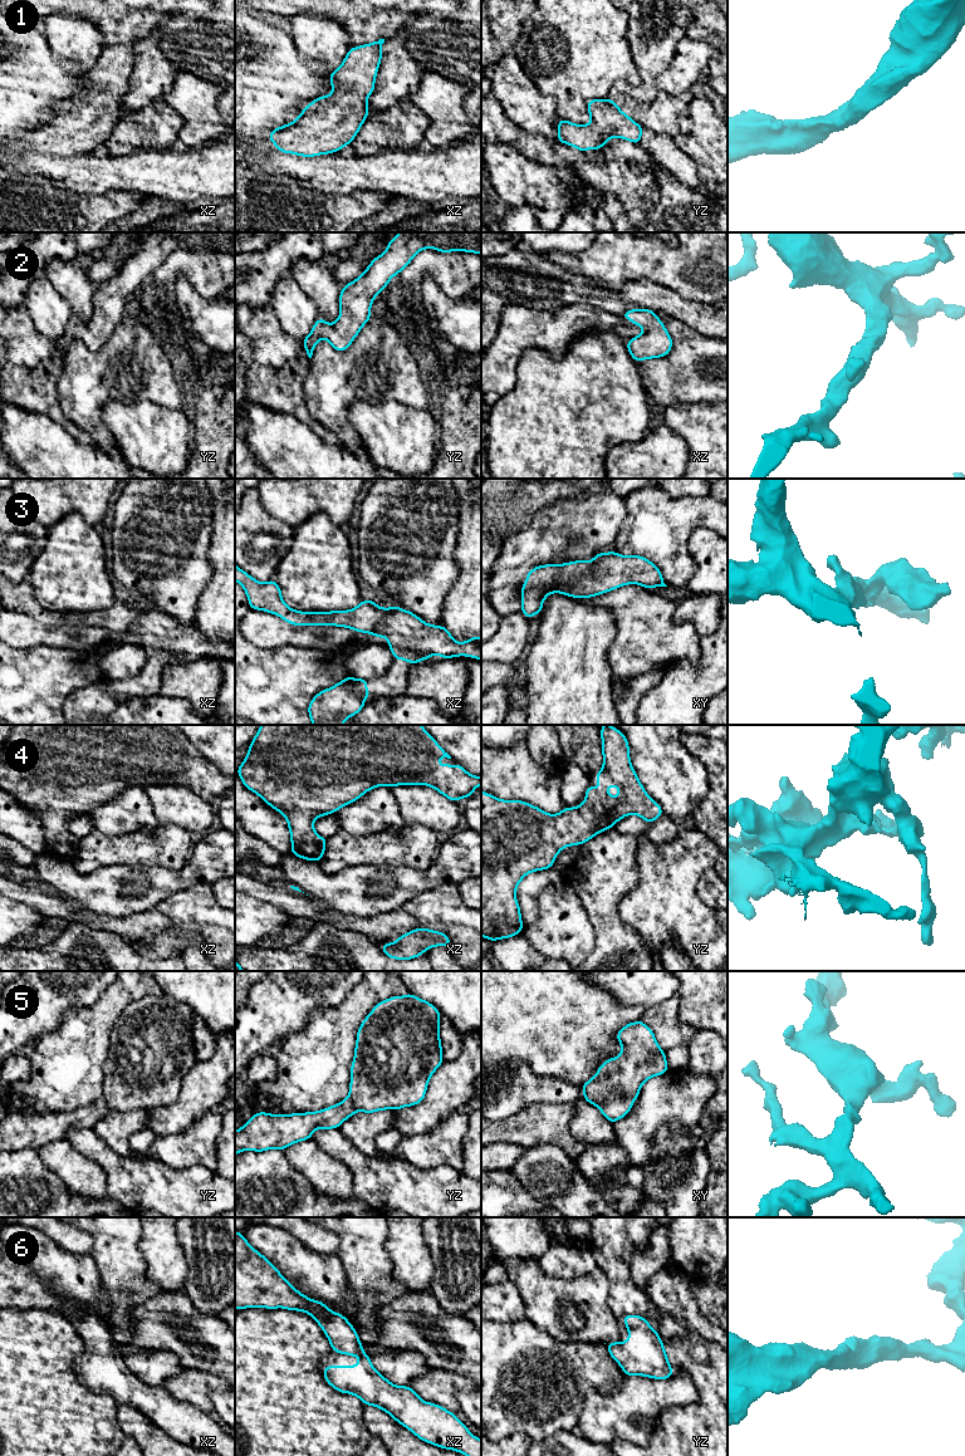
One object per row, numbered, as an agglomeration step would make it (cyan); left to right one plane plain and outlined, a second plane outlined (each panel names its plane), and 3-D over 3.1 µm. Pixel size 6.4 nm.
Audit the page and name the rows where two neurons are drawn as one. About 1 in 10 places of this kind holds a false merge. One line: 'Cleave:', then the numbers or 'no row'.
Cleave: no row

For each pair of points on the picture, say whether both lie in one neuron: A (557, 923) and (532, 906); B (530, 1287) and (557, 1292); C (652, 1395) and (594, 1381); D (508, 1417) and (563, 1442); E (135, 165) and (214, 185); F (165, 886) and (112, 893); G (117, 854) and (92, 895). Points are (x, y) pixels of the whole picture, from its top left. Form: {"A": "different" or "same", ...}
{"A": "different", "B": "same", "C": "different", "D": "different", "E": "same", "F": "same", "G": "different"}

